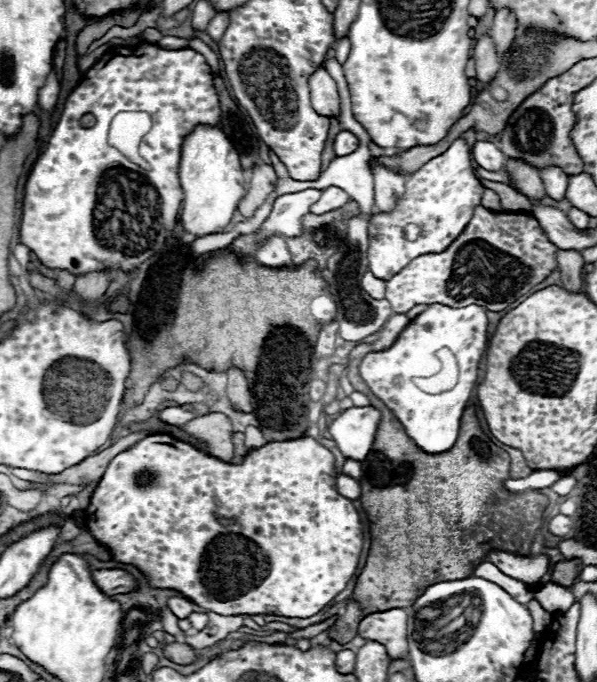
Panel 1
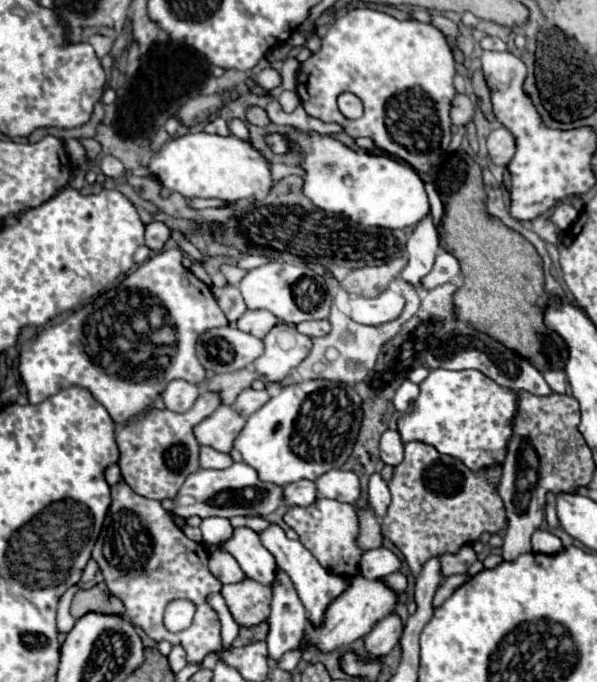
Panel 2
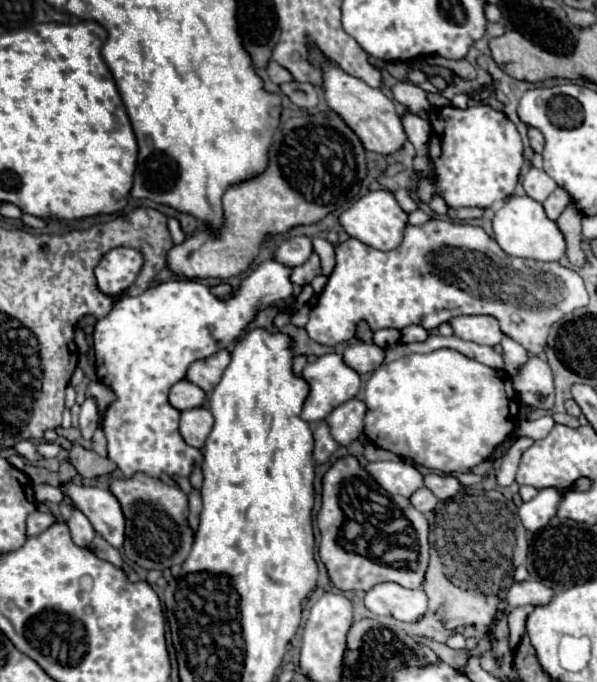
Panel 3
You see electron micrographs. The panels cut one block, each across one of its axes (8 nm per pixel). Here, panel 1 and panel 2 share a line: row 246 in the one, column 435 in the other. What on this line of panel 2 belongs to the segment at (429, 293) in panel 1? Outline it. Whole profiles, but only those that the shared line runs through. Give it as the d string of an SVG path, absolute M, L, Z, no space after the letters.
M404 442L404 460L394 468L392 480L388 482L388 490L392 494L392 504L386 516L380 520L382 534L388 538L404 556L410 572L414 576L420 574L424 562L434 556L456 552L464 544L476 542L484 532L496 534L506 524L506 512L502 498L498 494L502 476L502 466L494 464L490 468L482 468L478 472L468 470L458 458L440 454L434 446L424 442Z

